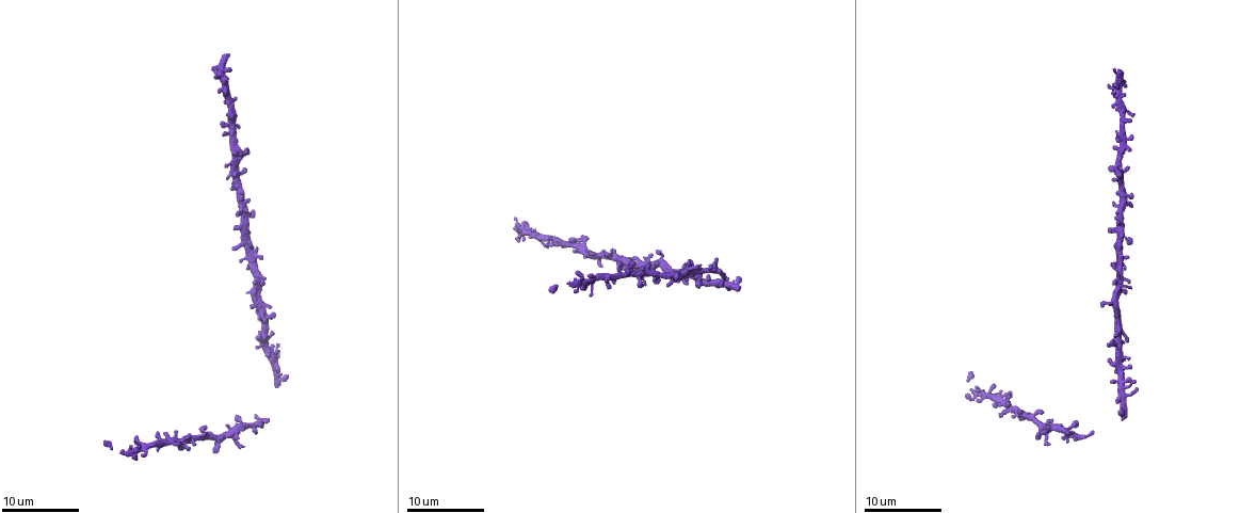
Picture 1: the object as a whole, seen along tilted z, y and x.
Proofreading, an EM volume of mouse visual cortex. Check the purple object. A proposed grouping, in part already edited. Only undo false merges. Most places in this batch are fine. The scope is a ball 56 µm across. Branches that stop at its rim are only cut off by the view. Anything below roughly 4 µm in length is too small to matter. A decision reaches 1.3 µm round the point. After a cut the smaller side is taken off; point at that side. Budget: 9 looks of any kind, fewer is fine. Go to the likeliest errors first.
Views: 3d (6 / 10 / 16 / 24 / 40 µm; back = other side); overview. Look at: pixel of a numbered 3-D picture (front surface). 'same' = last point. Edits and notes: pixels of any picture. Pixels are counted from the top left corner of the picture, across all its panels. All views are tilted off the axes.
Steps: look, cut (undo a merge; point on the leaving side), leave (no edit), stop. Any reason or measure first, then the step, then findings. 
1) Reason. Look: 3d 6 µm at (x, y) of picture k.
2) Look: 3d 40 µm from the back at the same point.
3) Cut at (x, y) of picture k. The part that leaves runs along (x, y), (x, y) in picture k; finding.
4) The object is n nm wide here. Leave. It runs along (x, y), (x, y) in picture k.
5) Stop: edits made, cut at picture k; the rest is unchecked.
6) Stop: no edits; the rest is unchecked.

Look: 3d 10 µm at (1122, 368) of picture 1.

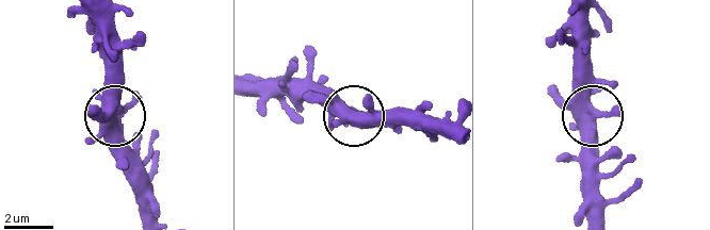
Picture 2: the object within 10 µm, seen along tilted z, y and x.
The object is 450 nm wide here. Leave. Continuous, no second cell.

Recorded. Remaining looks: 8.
Thin neck. Look: 3d 10 µm at (257, 293) of picture 1.

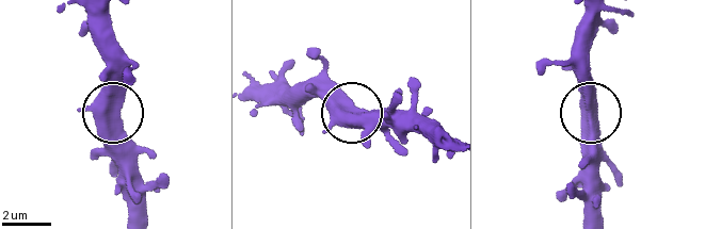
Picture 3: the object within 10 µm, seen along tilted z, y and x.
Other side. Look: 3d 10 µm from the back at (588, 114) of picture 3.

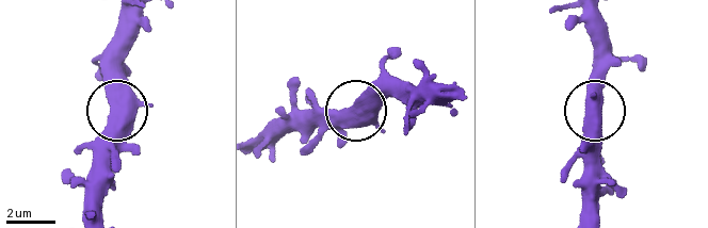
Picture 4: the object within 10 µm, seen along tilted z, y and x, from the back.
Leave. It runs along (102, 207), (108, 121), (116, 103), (113, 37) in picture 4; one cell here.

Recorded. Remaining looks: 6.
Calibre changes. Look: 3d 10 µm at (584, 249) of picture 1.

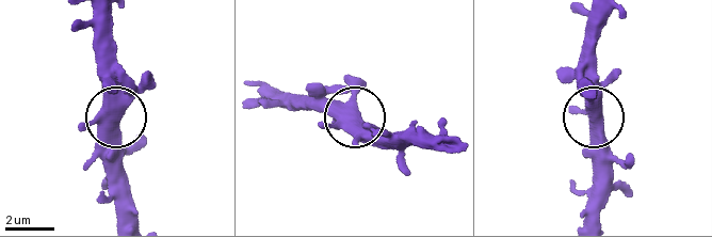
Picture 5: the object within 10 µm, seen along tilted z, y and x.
The object is 480 nm wide here. Leave. It runs along (598, 217), (594, 32) in picture 5; one cell here.

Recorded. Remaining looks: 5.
Thin neck. Look: 3d 10 µm at (1120, 216) of picture 1.

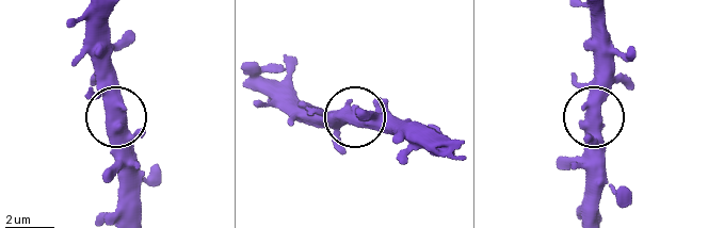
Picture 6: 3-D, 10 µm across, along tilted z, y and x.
3 arms meet here. Leave. Continuous, no second cell.

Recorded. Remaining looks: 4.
Stop: no edits; the rest is unchecked.

